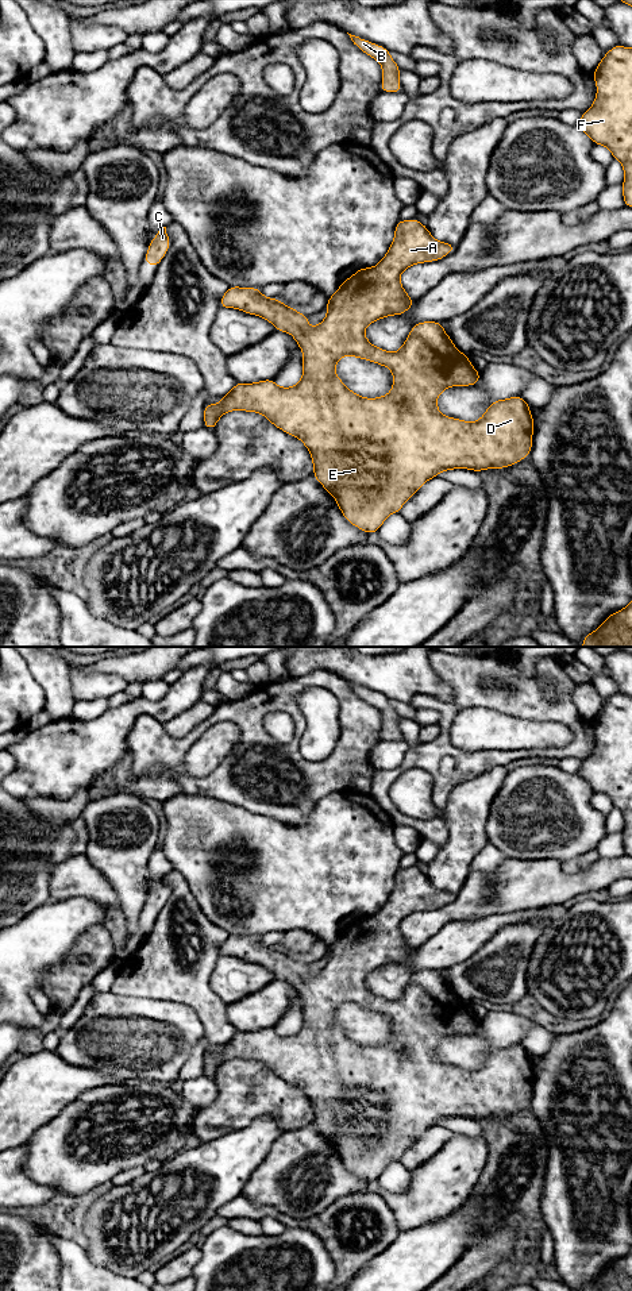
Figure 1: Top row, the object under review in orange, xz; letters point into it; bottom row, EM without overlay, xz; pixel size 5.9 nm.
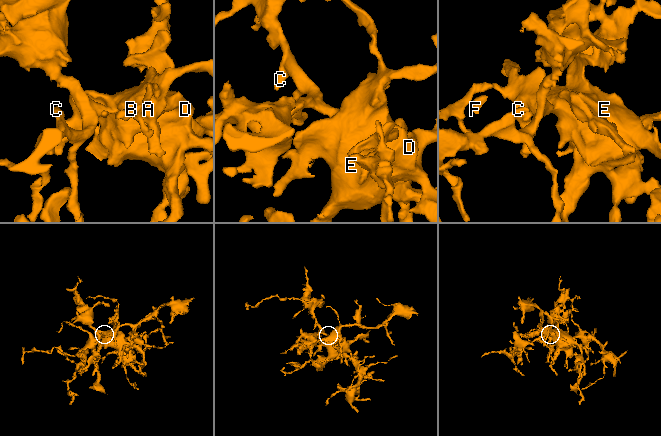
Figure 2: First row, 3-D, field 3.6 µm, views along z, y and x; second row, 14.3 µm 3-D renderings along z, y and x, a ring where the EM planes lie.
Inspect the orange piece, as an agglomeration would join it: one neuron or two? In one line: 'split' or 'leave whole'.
leave whole

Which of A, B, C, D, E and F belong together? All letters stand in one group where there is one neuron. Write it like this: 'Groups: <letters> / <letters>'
Groups: A B C D E F

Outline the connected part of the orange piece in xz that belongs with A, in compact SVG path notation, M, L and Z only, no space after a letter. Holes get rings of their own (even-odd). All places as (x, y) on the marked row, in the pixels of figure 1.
M400 219L386 255L377 266L358 269L355 274L342 282L327 300L327 316L313 328L308 325L309 316L298 313L278 298L265 297L259 288L230 286L219 301L220 308L234 308L257 315L270 321L275 331L290 334L302 350L302 377L297 385L290 388L281 388L274 379L254 384L236 382L219 404L204 405L204 427L215 429L219 419L232 411L263 415L273 425L304 443L315 467L312 475L335 498L344 519L366 535L378 532L389 515L400 513L402 505L428 479L438 478L440 471L469 469L479 473L486 469L505 469L527 458L532 450L535 421L529 405L521 396L493 401L478 421L463 421L439 412L436 400L443 390L451 386L477 385L481 379L481 373L473 367L469 355L462 354L444 332L443 323L416 323L402 347L396 352L373 346L365 336L365 330L370 323L386 316L404 315L415 304L416 300L406 294L400 281L404 270L416 263L440 261L455 248L455 244L436 240L427 226L417 219ZM342 357L357 357L389 367L393 374L392 390L386 396L367 398L347 389L335 374L336 363Z

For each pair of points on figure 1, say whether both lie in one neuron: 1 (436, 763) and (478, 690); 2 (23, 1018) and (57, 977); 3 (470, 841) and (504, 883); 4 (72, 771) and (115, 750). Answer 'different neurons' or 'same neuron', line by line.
1: same neuron
2: different neurons
3: different neurons
4: same neuron

